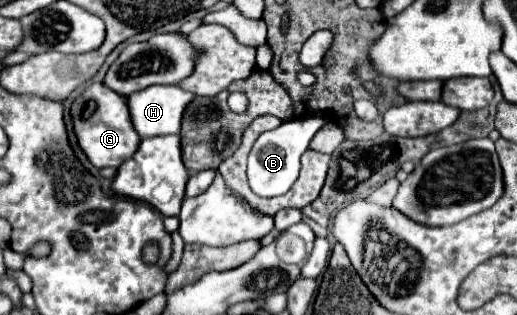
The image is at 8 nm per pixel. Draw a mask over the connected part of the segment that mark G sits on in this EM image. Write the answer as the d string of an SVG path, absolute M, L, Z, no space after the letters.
M90 84L72 102L70 116L72 116L78 146L96 168L106 168L106 166L118 168L124 160L128 160L136 152L140 144L138 134L134 132L134 128L130 128L130 118L126 112L126 98L118 96L104 84Z

